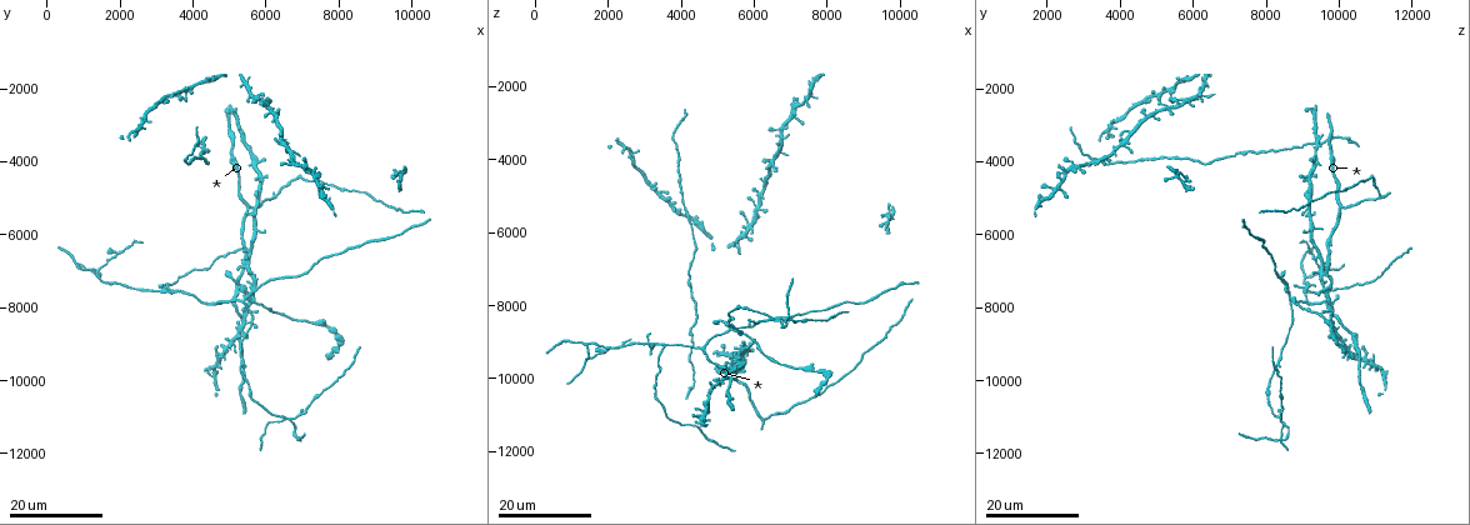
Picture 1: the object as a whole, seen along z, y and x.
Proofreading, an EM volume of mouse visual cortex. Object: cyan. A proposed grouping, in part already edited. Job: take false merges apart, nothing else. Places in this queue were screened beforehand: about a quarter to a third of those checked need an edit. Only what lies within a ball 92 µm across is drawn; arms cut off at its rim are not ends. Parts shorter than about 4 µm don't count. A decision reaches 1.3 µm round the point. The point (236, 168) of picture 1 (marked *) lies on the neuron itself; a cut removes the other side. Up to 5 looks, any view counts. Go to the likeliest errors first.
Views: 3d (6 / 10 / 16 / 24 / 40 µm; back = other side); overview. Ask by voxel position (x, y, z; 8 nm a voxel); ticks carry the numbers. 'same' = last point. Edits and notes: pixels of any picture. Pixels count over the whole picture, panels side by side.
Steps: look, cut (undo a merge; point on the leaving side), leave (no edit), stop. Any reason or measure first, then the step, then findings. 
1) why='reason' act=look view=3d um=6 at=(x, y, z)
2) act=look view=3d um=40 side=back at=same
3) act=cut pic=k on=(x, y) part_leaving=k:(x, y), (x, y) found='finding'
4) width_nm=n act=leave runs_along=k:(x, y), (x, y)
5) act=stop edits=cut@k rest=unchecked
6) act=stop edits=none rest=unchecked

why='four-way junction' act=look view=3d um=24 at=(5500, 7700, 8700)

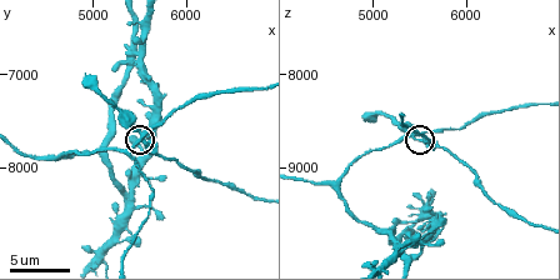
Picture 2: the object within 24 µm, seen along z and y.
act=look view=3d um=10 at=same

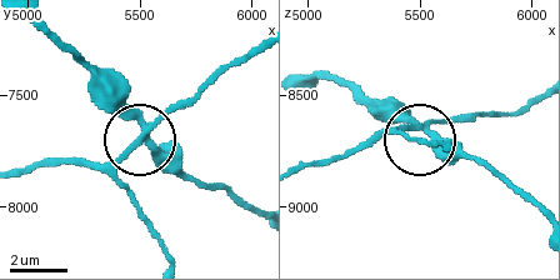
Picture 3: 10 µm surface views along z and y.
arms=4 act=cut pic=3 on=(120, 101) part_leaving=3:(145, 135), (186, 171), (229, 188), (258, 211) found='a second neuron is stuck on'

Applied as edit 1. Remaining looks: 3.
act=look view=overview

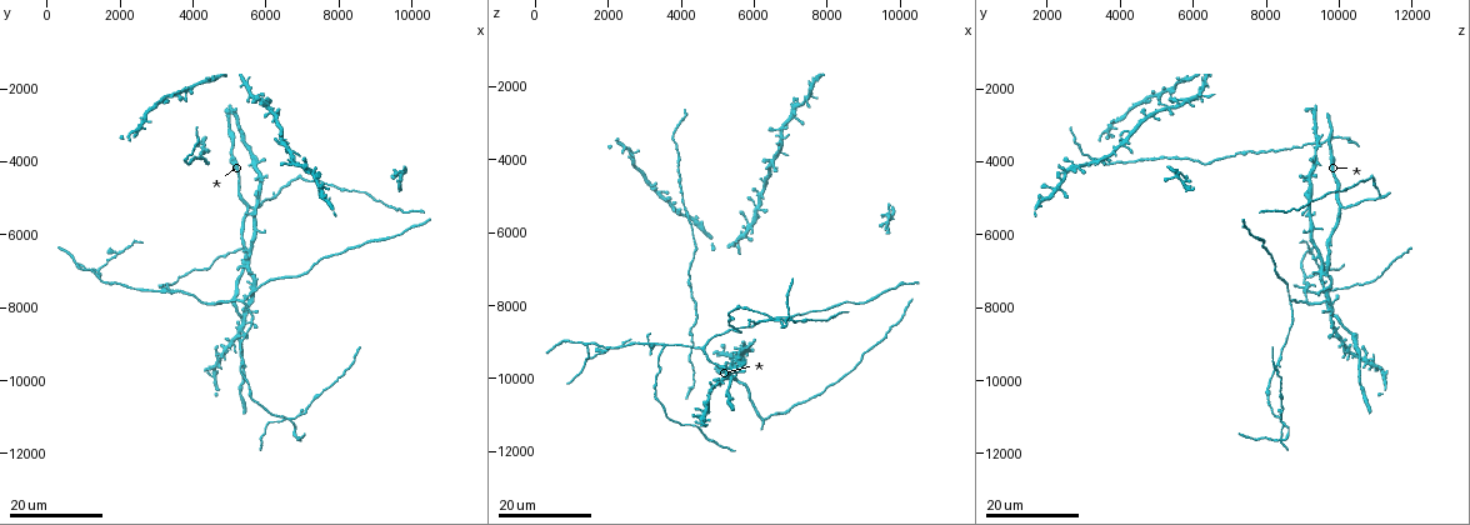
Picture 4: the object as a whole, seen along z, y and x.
why='two arms in line, one across' act=look view=3d um=16 at=(6600, 11000, 8400)

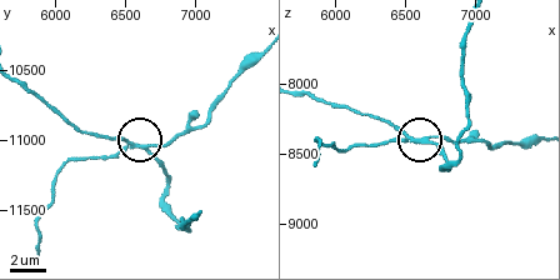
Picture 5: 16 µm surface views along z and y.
act=look view=3d um=10 at=(6660, 11080, 8400)

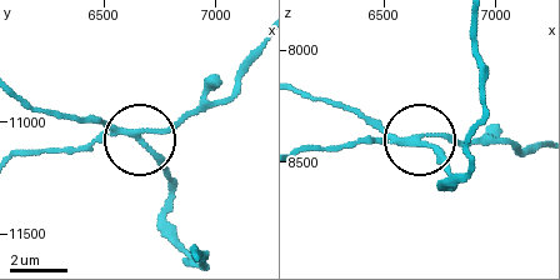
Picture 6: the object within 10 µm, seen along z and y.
arms=3 act=cut pic=6 on=(85, 150) part_leaving=6:(129, 130), (163, 130), (206, 111), (228, 95), (256, 51) found='a second neuron is stuck on'

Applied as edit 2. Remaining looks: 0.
act=stop edits=cut@3,cut@6 rest=unchecked

